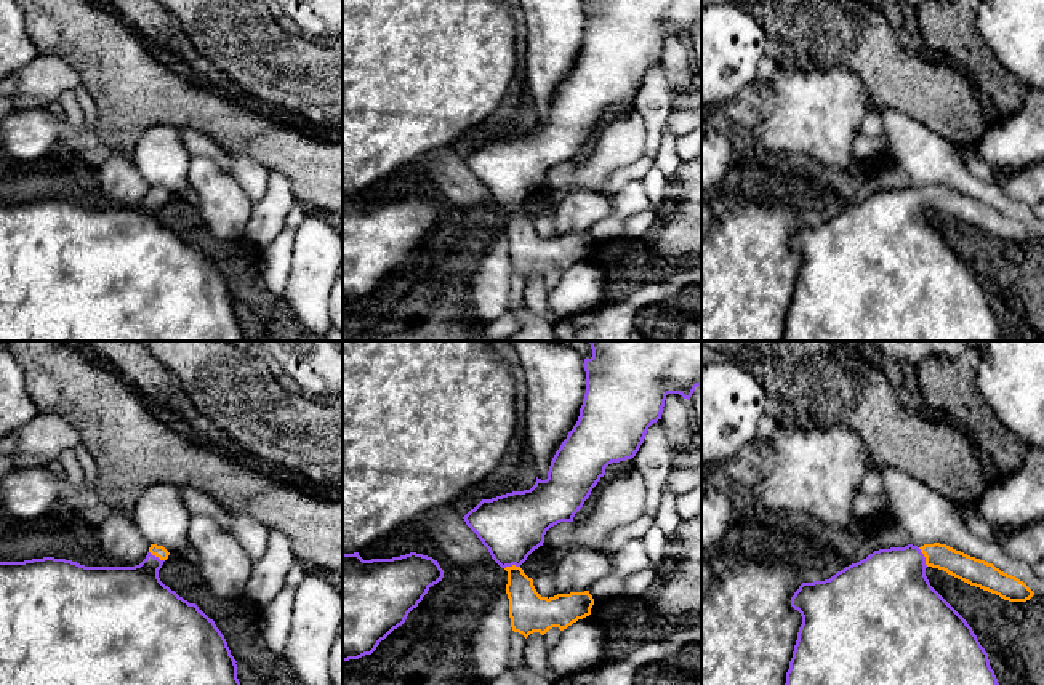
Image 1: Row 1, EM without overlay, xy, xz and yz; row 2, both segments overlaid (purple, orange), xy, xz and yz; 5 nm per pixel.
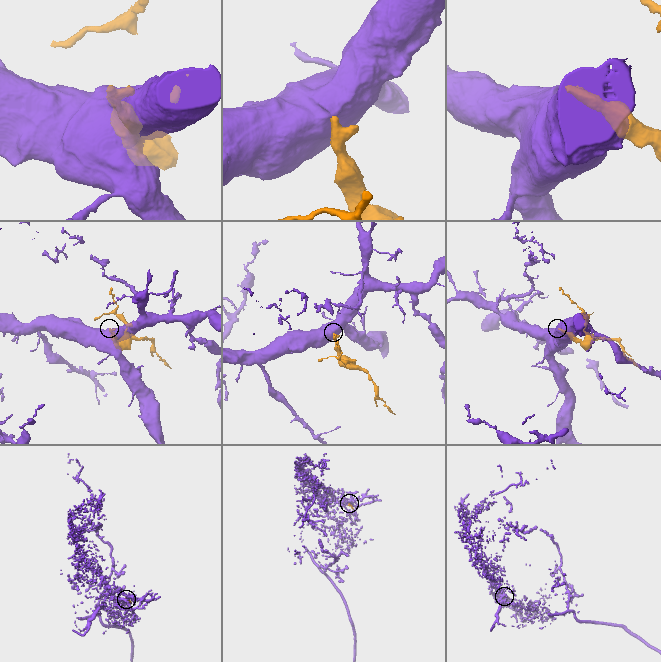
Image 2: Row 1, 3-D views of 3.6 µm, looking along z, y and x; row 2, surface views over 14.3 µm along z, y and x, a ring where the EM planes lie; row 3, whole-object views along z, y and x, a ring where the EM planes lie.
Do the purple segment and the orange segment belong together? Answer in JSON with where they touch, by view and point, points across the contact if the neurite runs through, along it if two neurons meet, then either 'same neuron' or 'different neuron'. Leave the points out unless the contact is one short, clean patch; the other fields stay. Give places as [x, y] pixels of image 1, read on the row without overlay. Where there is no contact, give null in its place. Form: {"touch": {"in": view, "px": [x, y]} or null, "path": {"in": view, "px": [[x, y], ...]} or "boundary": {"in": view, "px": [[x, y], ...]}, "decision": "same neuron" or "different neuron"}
{"touch": {"in": "yz", "px": [924, 199]}, "path": {"in": "yz", "px": [[889, 234], [924, 199], [945, 199], [971, 212]]}, "decision": "same neuron"}

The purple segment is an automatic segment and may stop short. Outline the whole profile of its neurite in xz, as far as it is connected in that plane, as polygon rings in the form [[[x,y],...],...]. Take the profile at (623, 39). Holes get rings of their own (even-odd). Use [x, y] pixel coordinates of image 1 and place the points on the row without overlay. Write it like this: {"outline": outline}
{"outline": [[[584,0],[584,13],[586,35],[578,62],[556,93],[548,120],[536,118],[530,131],[482,141],[463,158],[492,200],[508,213],[511,269],[525,280],[533,274],[544,277],[552,269],[564,272],[589,258],[594,240],[589,232],[541,238],[520,206],[543,187],[551,168],[573,163],[608,106],[636,98],[648,69],[661,61],[668,35],[690,42],[695,29],[701,27],[701,0]]]}

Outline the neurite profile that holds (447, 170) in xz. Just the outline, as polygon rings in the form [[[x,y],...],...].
[[[452,146],[432,149],[416,157],[410,165],[431,179],[456,206],[501,210]]]

